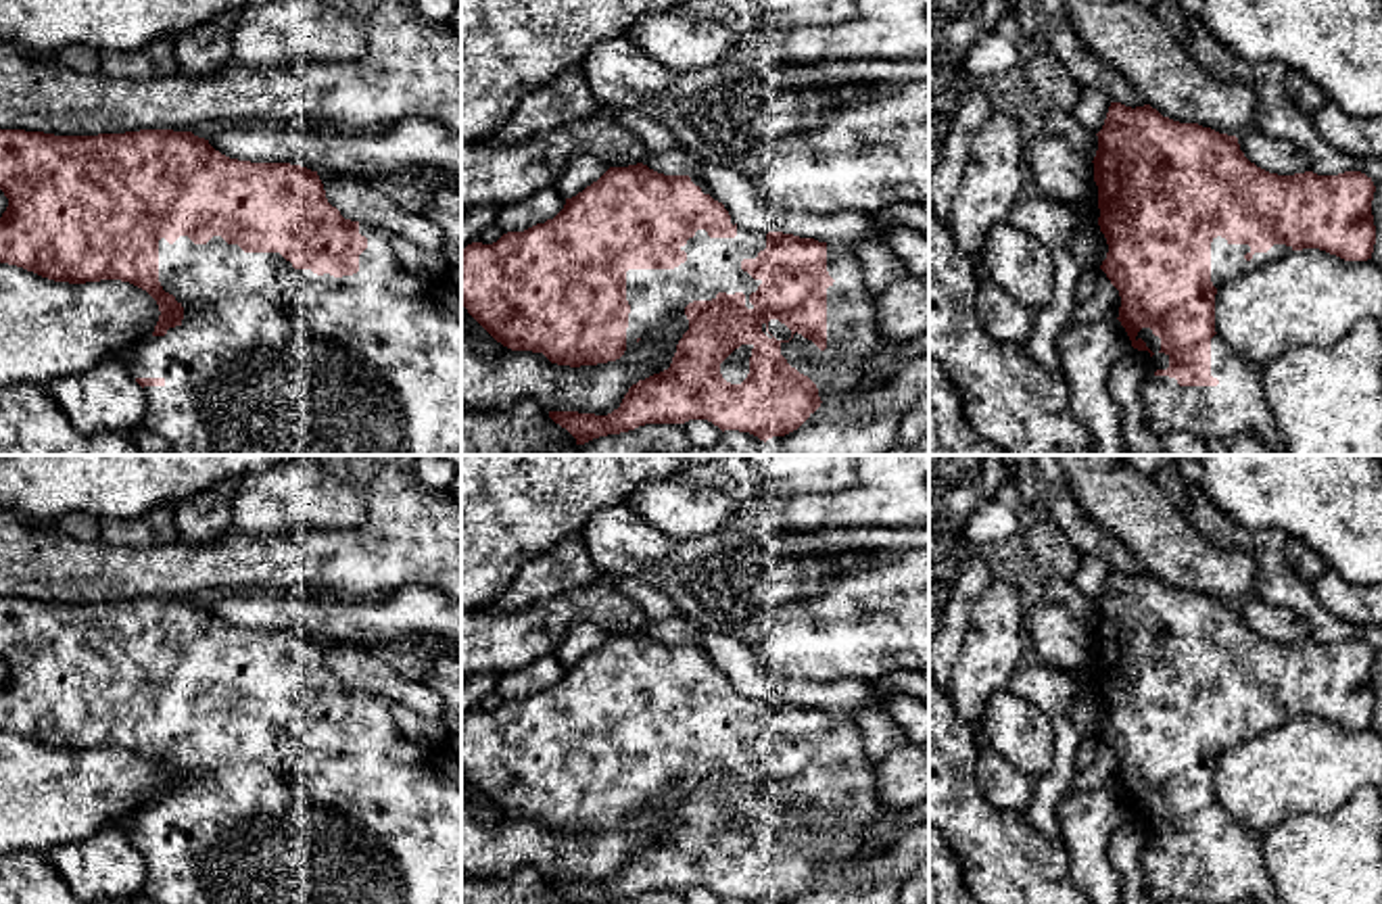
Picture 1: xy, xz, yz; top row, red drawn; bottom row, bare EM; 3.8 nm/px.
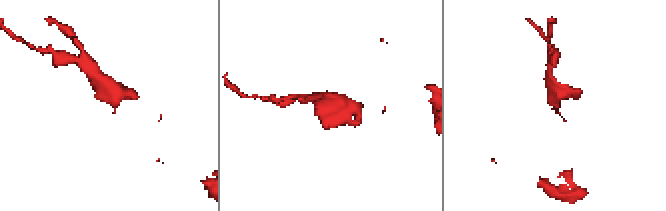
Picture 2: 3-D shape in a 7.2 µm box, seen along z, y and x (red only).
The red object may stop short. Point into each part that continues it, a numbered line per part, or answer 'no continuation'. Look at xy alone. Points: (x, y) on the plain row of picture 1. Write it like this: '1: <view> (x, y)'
1: xy (264, 817)

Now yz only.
1: yz (1236, 871)

